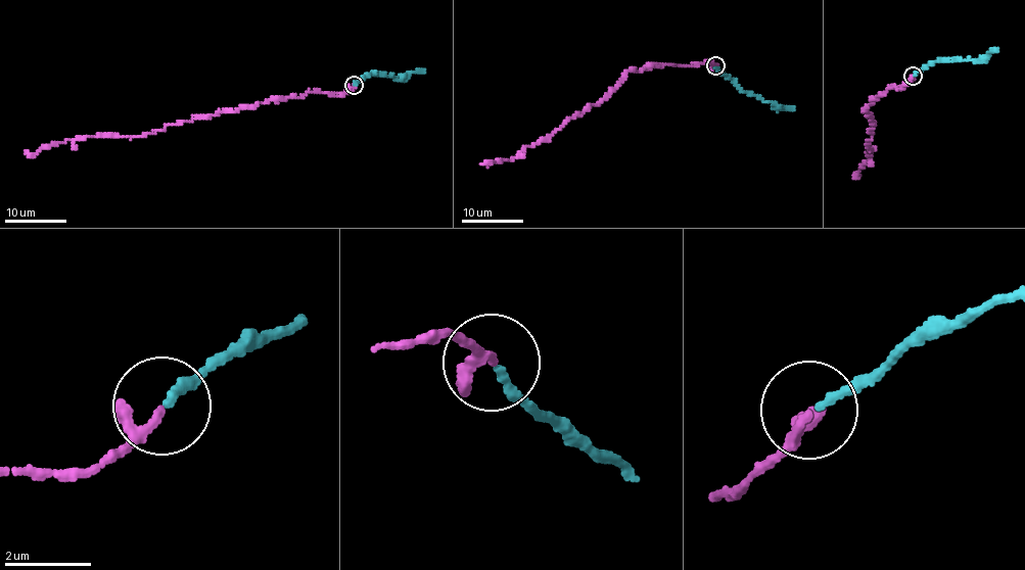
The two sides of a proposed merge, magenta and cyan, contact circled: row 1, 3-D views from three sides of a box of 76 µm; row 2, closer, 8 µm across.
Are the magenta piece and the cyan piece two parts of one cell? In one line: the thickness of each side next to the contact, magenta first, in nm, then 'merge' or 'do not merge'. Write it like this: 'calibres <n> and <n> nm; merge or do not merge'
calibres 130 and 180 nm; merge

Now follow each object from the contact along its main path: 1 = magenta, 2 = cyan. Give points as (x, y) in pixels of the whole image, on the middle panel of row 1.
1: (715, 65), (708, 61), (629, 69), (599, 101), (566, 119), (536, 144), (514, 158), (481, 164)
2: (715, 66), (737, 86), (782, 108), (794, 108)

